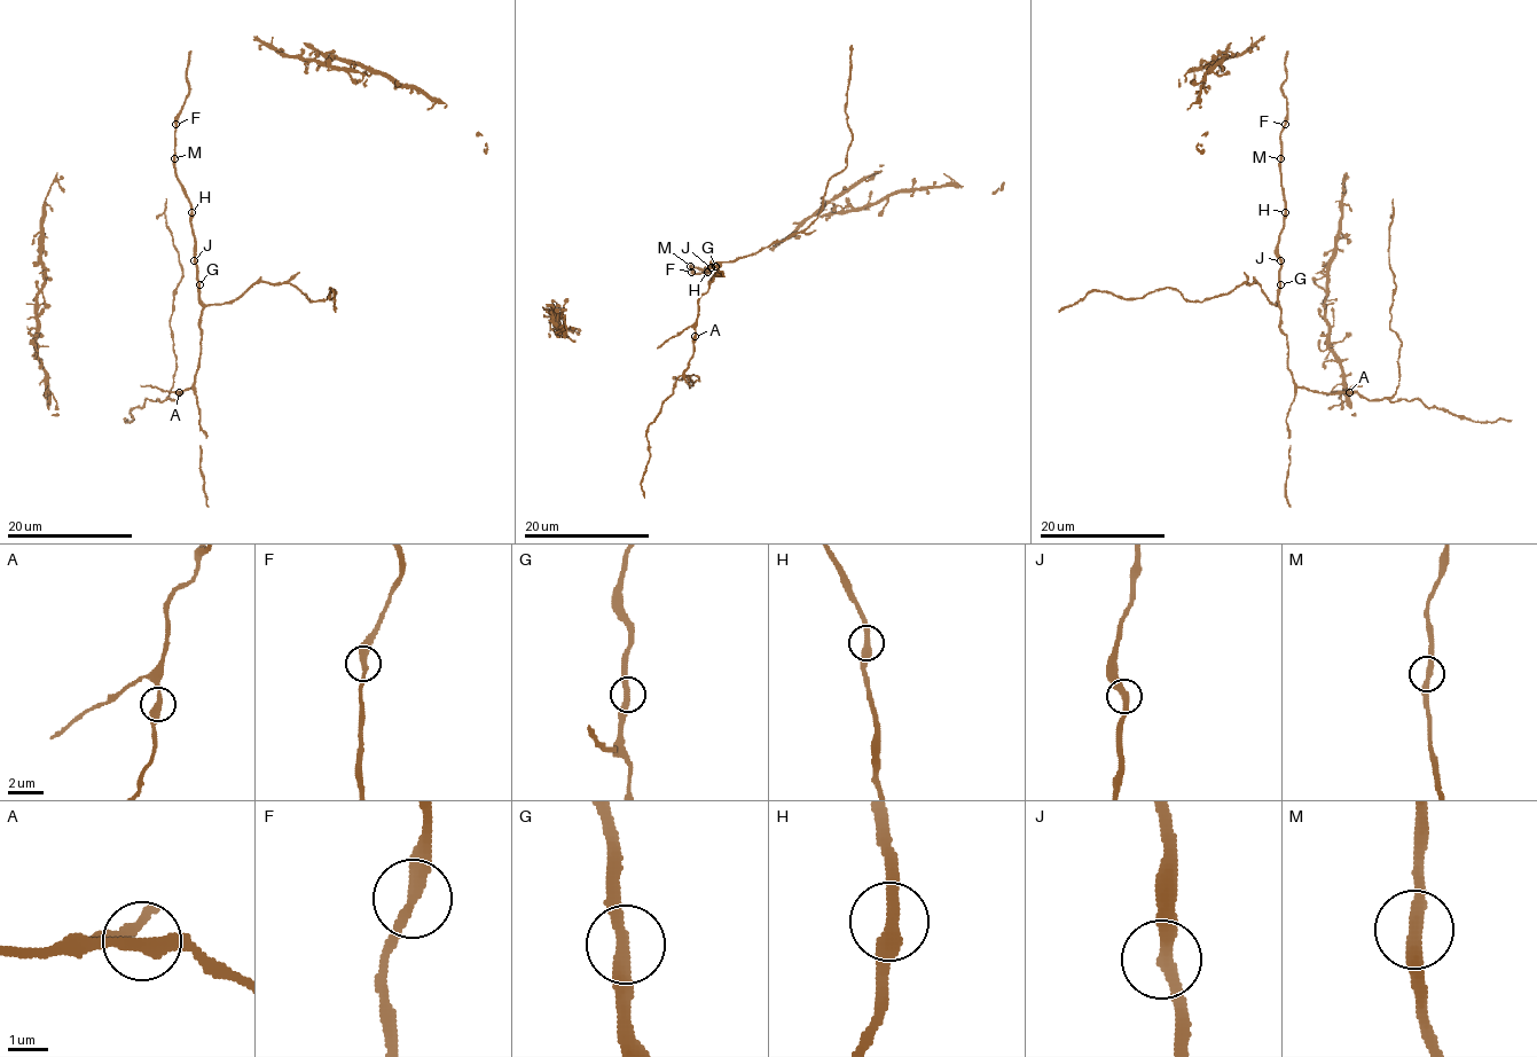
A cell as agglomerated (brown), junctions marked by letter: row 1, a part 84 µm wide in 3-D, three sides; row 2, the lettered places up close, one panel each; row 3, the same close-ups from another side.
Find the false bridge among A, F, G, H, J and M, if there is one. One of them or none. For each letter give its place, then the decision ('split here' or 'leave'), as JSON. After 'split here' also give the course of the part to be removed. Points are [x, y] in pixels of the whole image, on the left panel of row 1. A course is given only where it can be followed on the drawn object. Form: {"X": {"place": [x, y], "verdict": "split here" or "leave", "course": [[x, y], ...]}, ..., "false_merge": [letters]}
{"A": {"place": [179, 392], "verdict": "leave"}, "F": {"place": [175, 124], "verdict": "leave"}, "G": {"place": [200, 284], "verdict": "leave"}, "H": {"place": [191, 212], "verdict": "leave"}, "J": {"place": [194, 260], "verdict": "leave"}, "M": {"place": [174, 158], "verdict": "leave"}, "false_merge": []}

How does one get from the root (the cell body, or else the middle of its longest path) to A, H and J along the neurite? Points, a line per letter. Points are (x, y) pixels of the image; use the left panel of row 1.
A: (194, 243), (197, 297), (202, 306), (201, 359), (196, 382), (179, 392)
H: (194, 243), (191, 212)
J: (194, 243), (194, 261)

